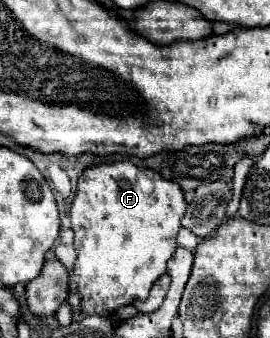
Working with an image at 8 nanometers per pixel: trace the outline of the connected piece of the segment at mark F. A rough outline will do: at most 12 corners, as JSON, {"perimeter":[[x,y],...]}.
{"perimeter":[[131,162],[87,168],[71,204],[73,322],[145,300],[183,190]]}

